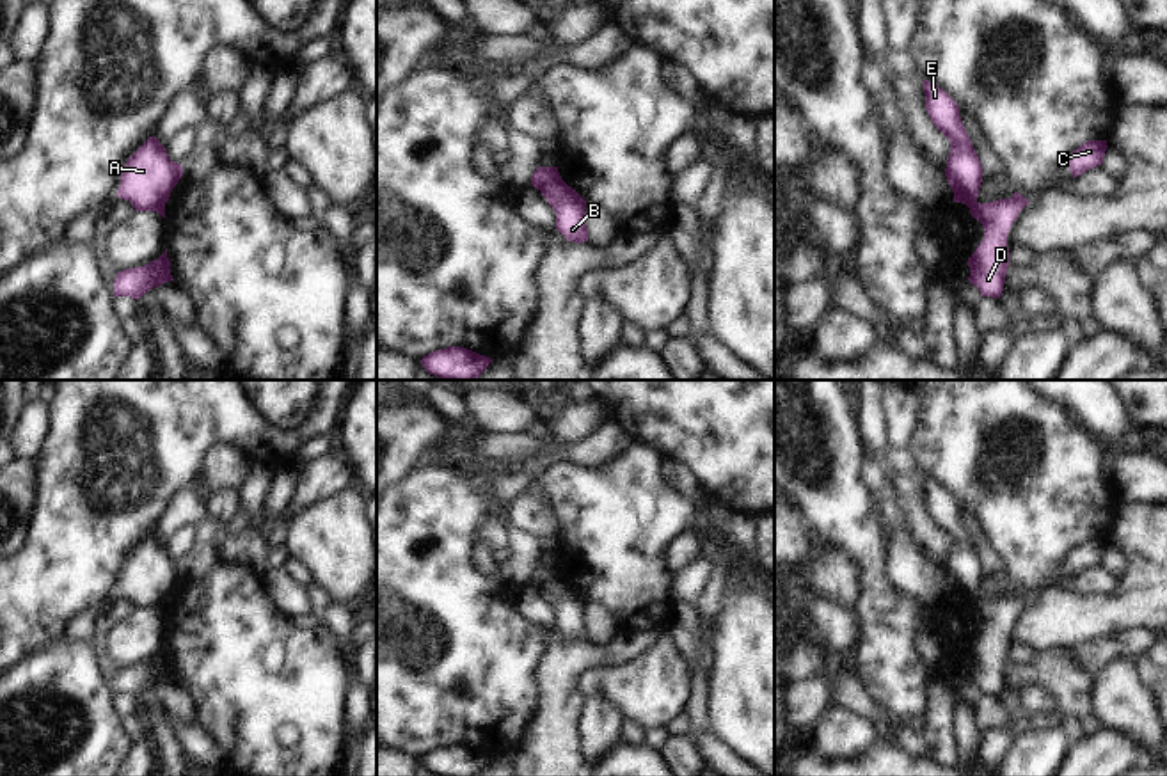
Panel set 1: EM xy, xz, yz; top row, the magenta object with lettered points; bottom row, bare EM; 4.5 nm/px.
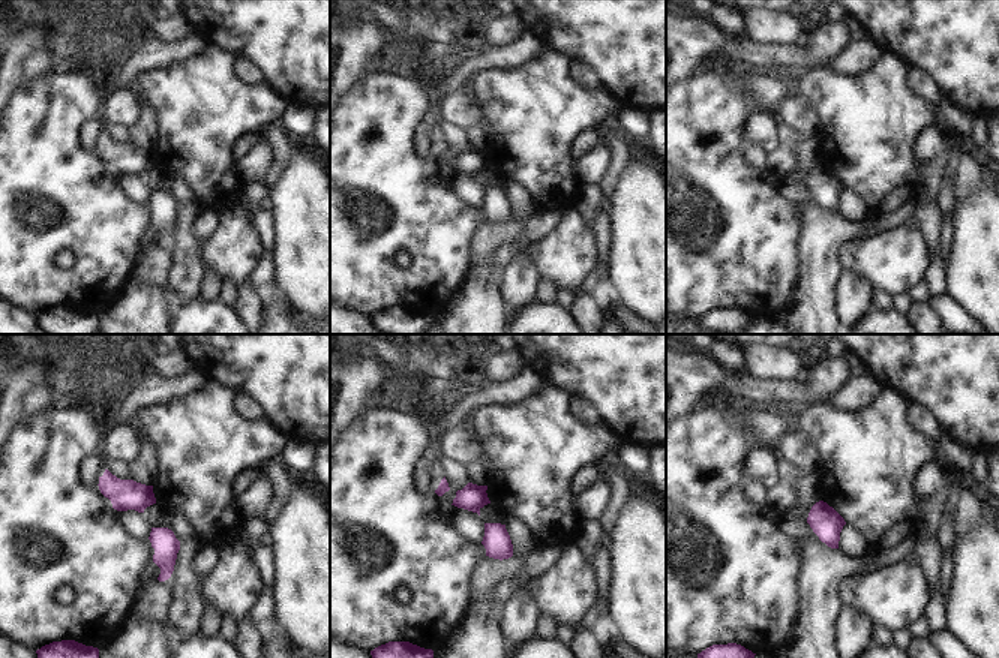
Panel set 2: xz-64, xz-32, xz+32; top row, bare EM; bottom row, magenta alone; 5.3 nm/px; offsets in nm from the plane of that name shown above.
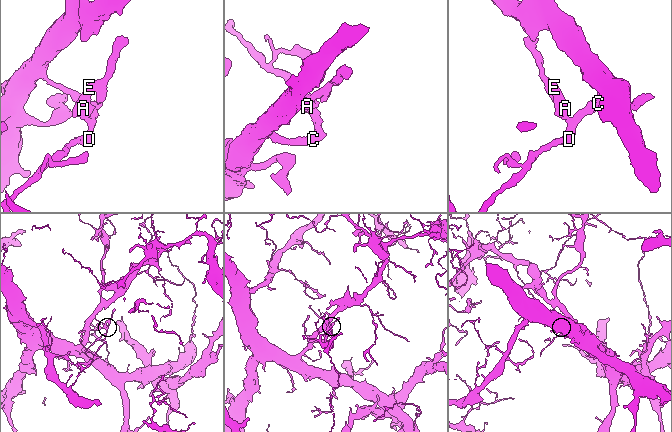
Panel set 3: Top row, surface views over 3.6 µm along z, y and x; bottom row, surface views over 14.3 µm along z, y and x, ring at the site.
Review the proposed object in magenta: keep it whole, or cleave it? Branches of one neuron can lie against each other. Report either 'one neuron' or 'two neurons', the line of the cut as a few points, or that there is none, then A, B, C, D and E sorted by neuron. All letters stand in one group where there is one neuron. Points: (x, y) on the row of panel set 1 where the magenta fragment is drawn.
two neurons; cut xz (560, 178), (540, 190); groups A E / B C D

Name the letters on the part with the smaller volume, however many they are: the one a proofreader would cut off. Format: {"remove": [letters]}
{"remove": ["A", "E"]}

